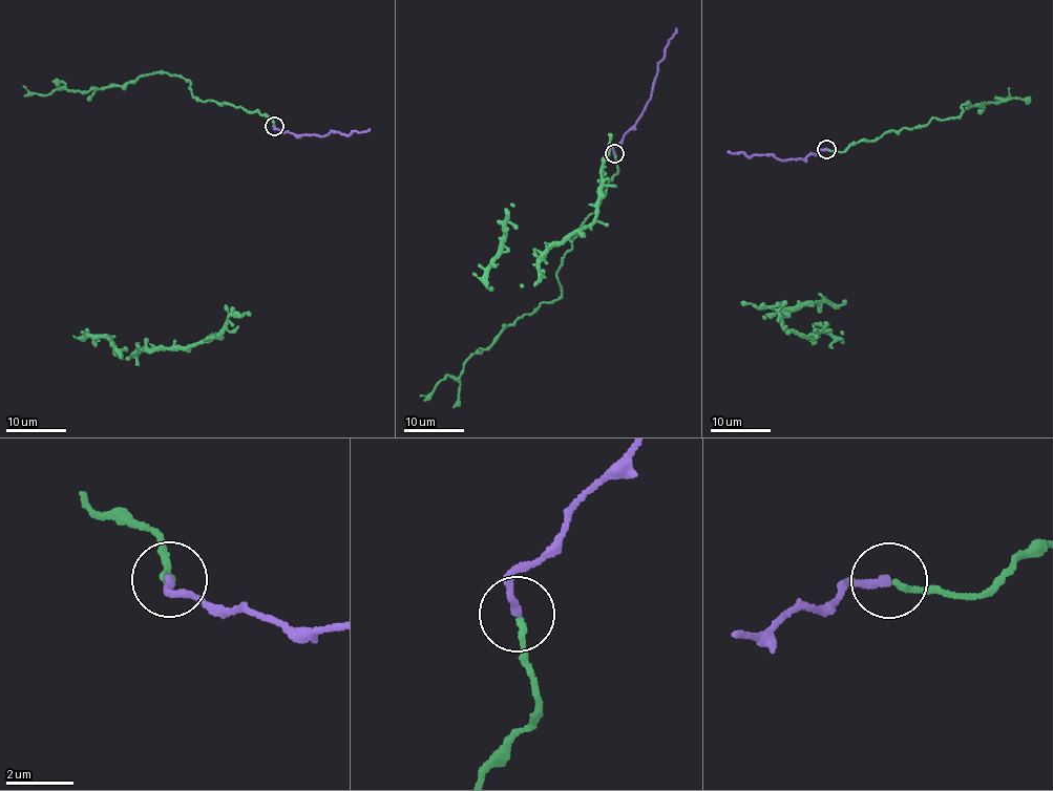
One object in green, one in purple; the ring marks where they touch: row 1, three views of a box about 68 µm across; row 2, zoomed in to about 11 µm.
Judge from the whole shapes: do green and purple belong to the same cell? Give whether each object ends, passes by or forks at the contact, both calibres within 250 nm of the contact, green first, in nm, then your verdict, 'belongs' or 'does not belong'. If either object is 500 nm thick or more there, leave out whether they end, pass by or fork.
green ends; purple ends; calibres 180 and 220 nm; belongs

